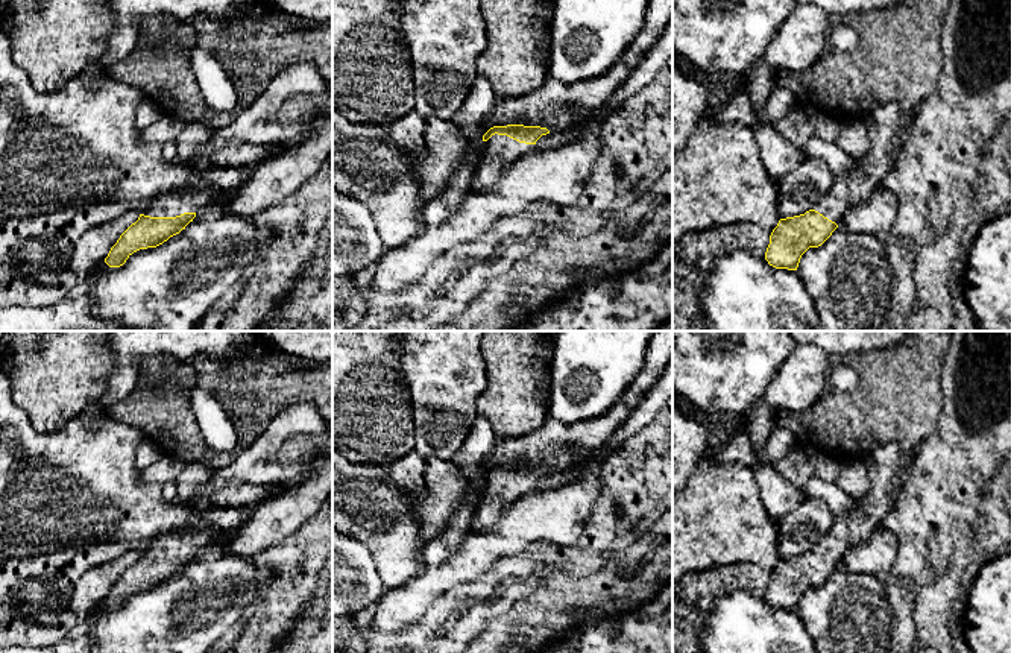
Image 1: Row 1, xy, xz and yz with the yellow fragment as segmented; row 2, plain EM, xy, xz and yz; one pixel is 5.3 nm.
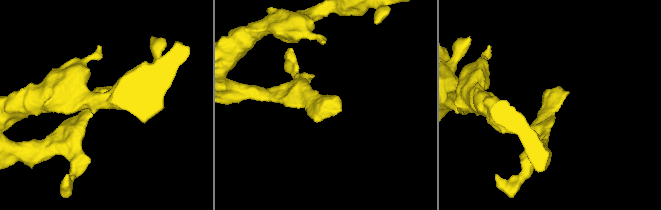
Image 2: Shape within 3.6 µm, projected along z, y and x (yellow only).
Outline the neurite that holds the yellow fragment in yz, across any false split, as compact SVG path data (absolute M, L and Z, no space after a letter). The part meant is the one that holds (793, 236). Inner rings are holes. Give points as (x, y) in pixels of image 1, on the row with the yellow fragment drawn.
M897 102L876 105L862 120L870 137L870 150L855 159L850 172L835 178L832 188L805 214L780 219L770 235L765 260L776 269L797 270L809 248L821 246L842 226L855 207L870 199L893 170L899 150L893 137L912 120Z

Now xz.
M507 125L493 126L484 135L484 149L474 170L474 184L483 188L495 185L502 172L524 155L536 150L536 141L550 134L546 128Z

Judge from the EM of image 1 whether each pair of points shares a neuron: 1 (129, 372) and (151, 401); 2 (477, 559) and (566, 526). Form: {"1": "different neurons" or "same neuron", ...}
{"1": "different neurons", "2": "same neuron"}

